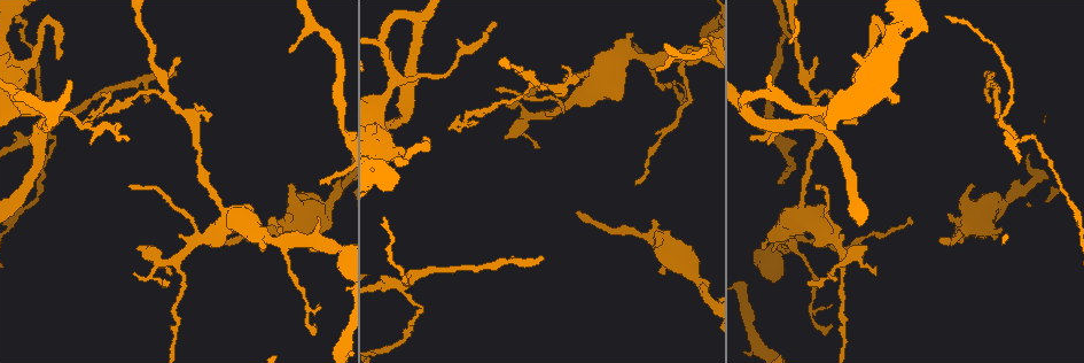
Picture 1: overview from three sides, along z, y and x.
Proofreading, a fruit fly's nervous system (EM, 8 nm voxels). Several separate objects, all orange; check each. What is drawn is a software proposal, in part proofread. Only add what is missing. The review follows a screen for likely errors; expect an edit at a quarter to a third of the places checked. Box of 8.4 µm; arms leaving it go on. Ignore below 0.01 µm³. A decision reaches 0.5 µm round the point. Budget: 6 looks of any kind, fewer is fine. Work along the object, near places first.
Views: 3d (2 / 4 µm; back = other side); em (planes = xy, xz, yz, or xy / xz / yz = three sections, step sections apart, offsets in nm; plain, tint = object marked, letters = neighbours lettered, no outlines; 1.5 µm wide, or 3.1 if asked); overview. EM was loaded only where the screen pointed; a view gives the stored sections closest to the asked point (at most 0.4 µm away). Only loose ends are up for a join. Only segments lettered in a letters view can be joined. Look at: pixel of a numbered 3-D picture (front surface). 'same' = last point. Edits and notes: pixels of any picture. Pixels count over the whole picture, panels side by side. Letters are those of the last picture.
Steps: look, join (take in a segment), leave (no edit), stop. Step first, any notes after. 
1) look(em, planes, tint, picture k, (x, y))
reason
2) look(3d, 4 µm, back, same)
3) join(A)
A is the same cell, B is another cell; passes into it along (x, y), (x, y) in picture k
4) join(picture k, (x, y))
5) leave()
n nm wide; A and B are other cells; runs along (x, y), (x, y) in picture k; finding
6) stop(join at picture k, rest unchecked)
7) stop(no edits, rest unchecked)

look(3d, 4 µm, picture 1, (939, 239))
free end

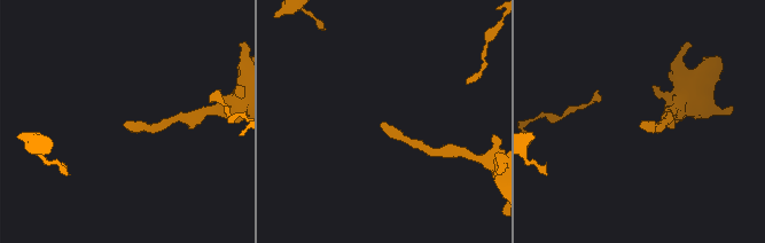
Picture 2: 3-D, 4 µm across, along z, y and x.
look(em, planes, letters, picture 2, (123, 124))
need the tissue

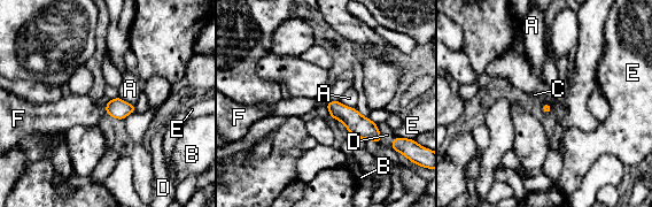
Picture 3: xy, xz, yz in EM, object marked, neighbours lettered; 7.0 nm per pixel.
join(F)
F is the same cell, A, B, C, D and E are other cells; passes into it along (117, 108), (106, 109), (70, 110) in picture 3; it goes on there

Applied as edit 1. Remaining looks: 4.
look(overview)

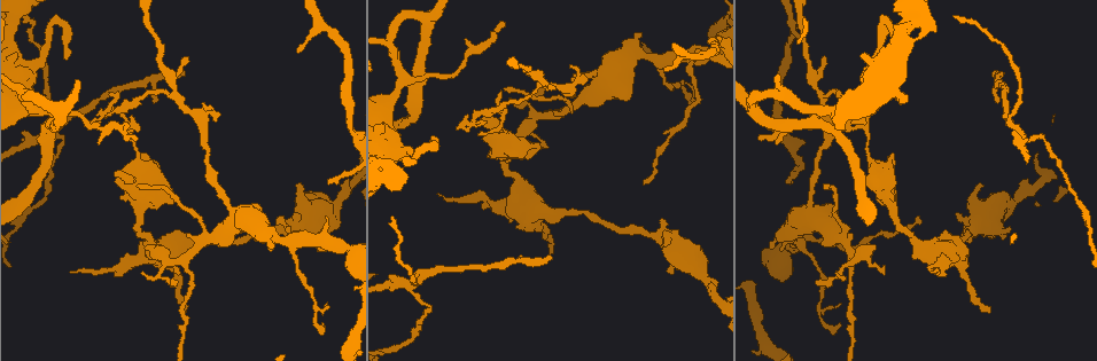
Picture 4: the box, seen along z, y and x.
look(em, planes, letters, picture 4, (328, 184))
long arm stops here

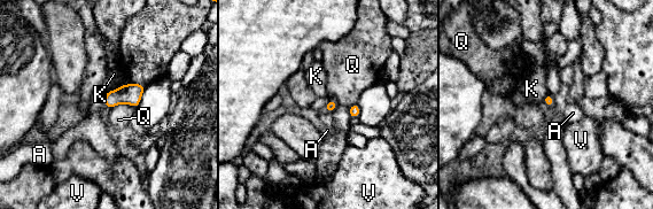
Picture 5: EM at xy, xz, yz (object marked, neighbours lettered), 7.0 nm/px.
leave()
Q touches over 190 nm; A, K, Q and V are other cells; border along (135, 107), (116, 103), (109, 109) in picture 5; none of them fits

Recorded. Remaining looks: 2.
look(3d, 2 µm, picture 4, (691, 100))
an open end

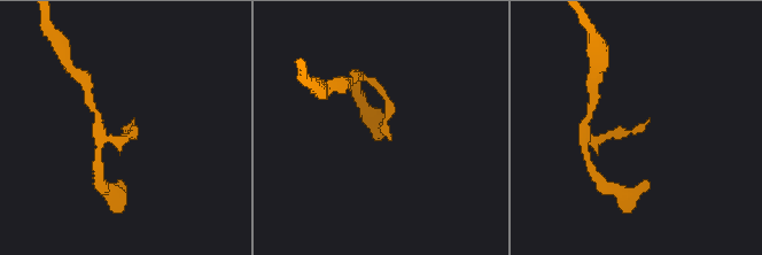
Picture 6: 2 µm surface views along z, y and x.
look(em, planes, letters, picture 6, (131, 124))

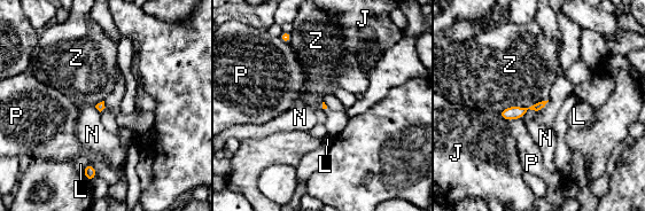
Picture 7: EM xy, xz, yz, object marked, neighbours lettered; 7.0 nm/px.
leave()
J, L, N, P and Z are other cells; runs along (541, 104), (519, 112), (503, 114) in picture 7; no lettered segment goes on from it

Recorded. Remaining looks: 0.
stop(join at picture 3, rest unchecked)

